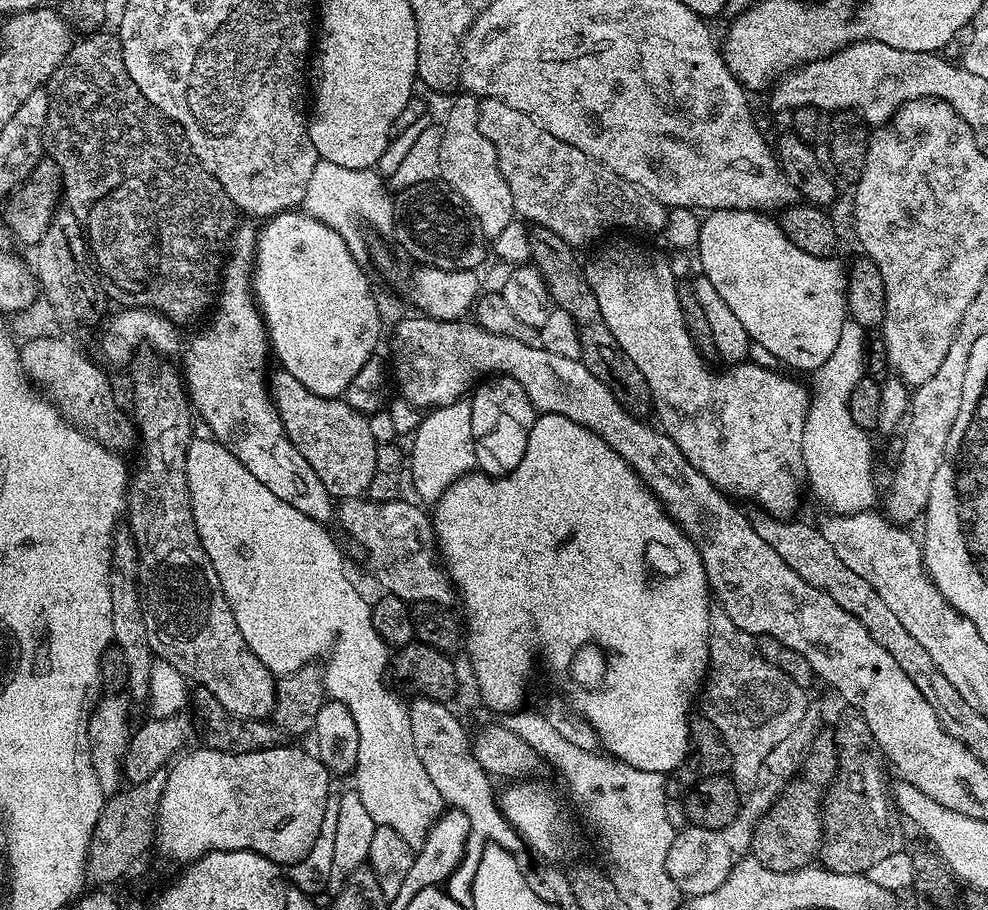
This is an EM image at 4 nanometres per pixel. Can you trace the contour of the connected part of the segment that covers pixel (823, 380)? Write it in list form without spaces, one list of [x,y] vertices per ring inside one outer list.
[[[851,318],[844,321],[838,337],[834,354],[822,362],[822,366],[811,373],[810,403],[806,414],[806,426],[802,434],[802,458],[806,473],[806,484],[812,492],[828,507],[829,513],[838,516],[853,516],[855,512],[867,512],[876,500],[876,476],[872,473],[872,440],[869,433],[850,418],[850,390],[866,374],[866,330]]]

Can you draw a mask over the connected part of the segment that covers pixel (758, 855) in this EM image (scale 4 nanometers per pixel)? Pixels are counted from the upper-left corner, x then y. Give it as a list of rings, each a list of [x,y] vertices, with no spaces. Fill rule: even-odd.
[[[832,730],[817,731],[810,751],[803,757],[800,771],[788,781],[784,791],[756,823],[750,852],[766,870],[793,872],[809,867],[819,857],[820,846],[824,843],[822,805],[840,767],[836,737]]]

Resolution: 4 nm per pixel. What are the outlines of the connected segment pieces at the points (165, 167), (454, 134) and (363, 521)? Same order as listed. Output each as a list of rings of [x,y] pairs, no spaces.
[[[101,30],[77,39],[64,61],[58,66],[58,70],[54,70],[54,74],[49,78],[46,91],[48,93],[48,117],[44,127],[44,151],[47,159],[53,160],[60,171],[60,177],[64,183],[63,203],[72,211],[74,218],[78,218],[80,228],[84,231],[91,259],[94,261],[99,275],[103,277],[106,284],[106,279],[108,279],[107,295],[112,298],[117,296],[118,299],[125,300],[123,302],[125,305],[133,308],[150,308],[177,326],[194,323],[204,311],[207,313],[217,303],[218,293],[222,287],[224,265],[230,255],[230,245],[233,243],[238,227],[236,205],[232,203],[226,190],[222,190],[220,183],[198,162],[198,158],[190,150],[188,140],[184,137],[180,127],[167,120],[144,97],[142,90],[138,90],[138,86],[134,86],[134,82],[126,70],[126,62],[122,58],[120,41],[113,33],[111,36],[108,30]]]
[[[460,94],[449,106],[448,117],[442,120],[444,132],[438,157],[441,167],[439,179],[460,197],[485,237],[495,238],[502,234],[502,230],[506,230],[506,226],[510,226],[517,211],[510,186],[506,186],[506,178],[502,178],[498,154],[490,138],[486,138],[486,134],[482,134],[478,128],[479,109],[480,100],[471,94]]]
[[[344,498],[338,504],[338,520],[344,532],[368,555],[368,564],[391,595],[409,602],[455,605],[458,593],[438,559],[436,529],[431,515],[407,498],[378,502],[367,498]]]

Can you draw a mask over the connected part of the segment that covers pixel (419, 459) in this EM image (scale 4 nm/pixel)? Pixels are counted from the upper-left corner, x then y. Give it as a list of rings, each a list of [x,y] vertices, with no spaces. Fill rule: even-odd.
[[[461,398],[453,404],[431,409],[412,433],[410,443],[412,456],[410,452],[406,460],[406,468],[410,473],[410,488],[412,484],[413,490],[421,496],[419,497],[421,501],[440,500],[442,494],[455,480],[461,480],[477,467],[469,401]]]

